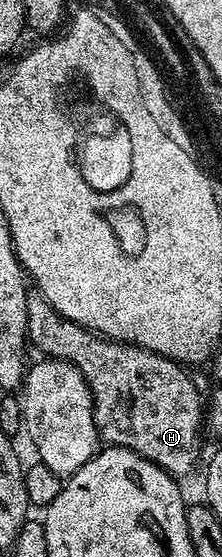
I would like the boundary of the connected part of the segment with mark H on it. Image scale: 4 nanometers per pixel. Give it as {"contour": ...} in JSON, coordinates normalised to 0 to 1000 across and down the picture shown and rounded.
{"contour":[[[171,526],[122,533],[122,607],[135,621],[158,623],[198,639],[284,645],[369,670],[410,700],[428,729],[428,761],[446,786],[505,803],[559,803],[608,810],[635,820],[689,828],[725,842],[793,856],[842,853],[896,824],[896,767],[923,759],[923,724],[896,718],[896,702],[878,688],[838,673],[829,661],[770,645],[725,641],[649,623],[608,623],[595,616],[523,616],[473,609],[423,594],[392,594],[365,583],[275,569],[221,540]]]}

